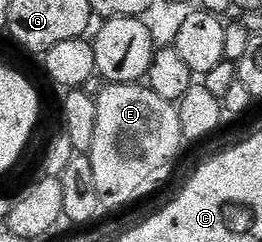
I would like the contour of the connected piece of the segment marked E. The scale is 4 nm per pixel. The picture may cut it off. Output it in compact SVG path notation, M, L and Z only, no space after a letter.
M105 83L103 87L95 93L98 123L87 155L94 166L101 205L105 209L124 208L146 199L171 178L180 147L185 147L186 141L179 107L166 98L158 98L147 83Z

